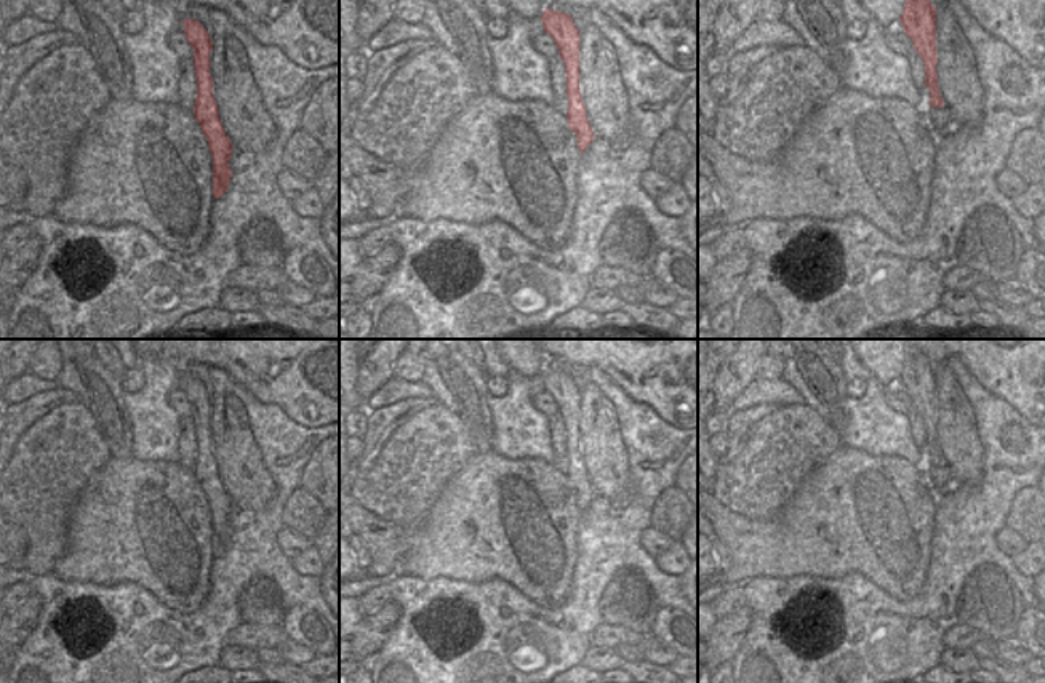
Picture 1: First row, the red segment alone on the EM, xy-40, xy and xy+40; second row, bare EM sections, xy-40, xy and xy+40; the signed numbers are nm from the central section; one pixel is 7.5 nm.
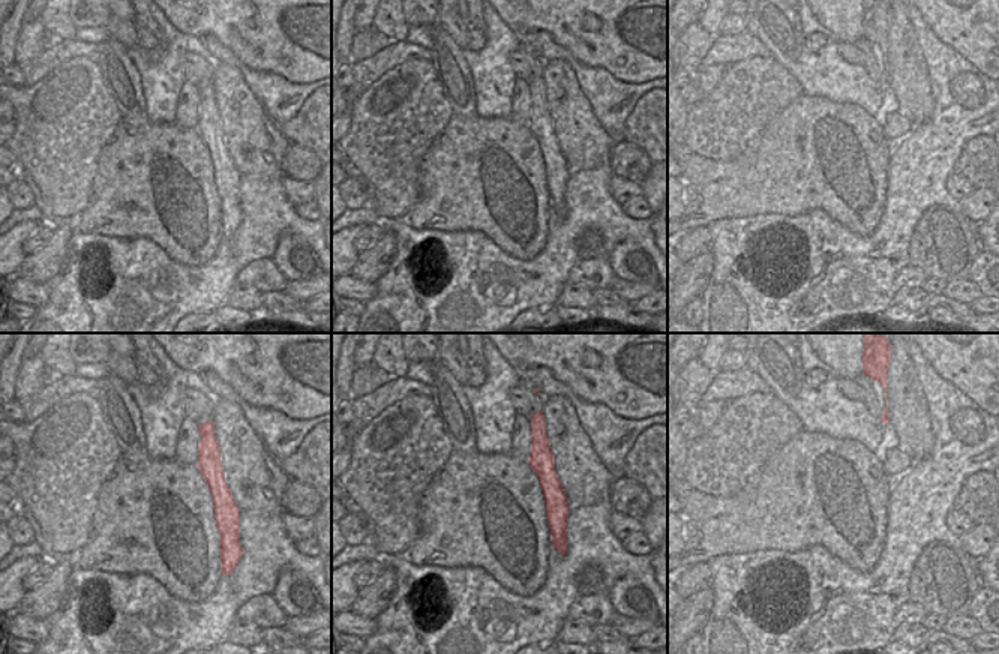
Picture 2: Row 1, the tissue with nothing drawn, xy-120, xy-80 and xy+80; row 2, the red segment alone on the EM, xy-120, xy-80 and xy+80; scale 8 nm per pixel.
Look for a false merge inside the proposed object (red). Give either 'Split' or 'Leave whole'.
Leave whole.

